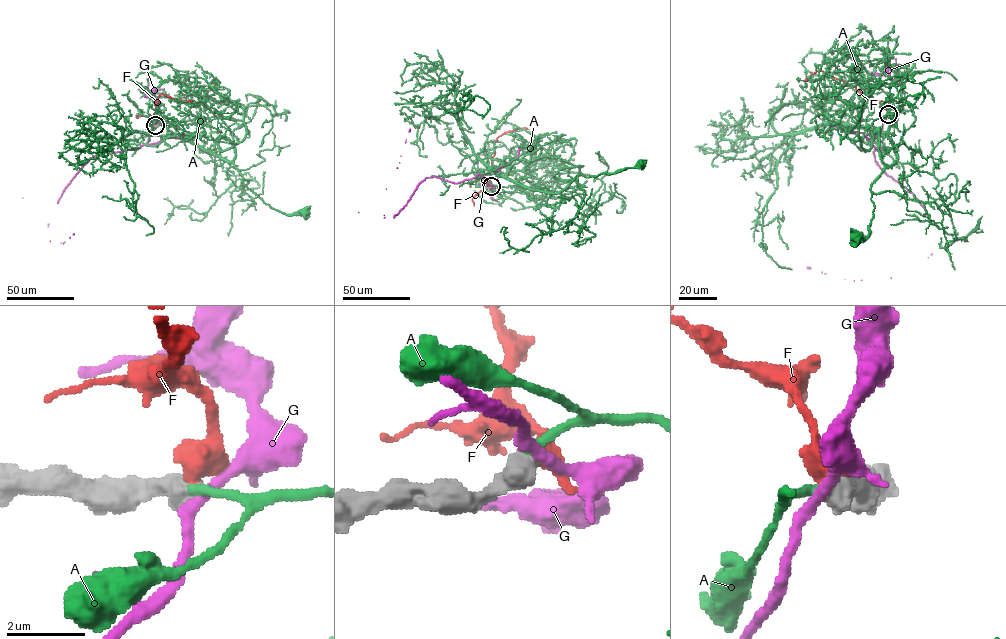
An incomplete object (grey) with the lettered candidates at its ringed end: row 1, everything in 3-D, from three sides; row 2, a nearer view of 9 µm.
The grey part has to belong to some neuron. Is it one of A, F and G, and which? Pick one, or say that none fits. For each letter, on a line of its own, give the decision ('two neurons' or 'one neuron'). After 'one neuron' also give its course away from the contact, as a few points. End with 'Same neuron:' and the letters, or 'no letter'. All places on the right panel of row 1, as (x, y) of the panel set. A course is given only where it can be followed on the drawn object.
A: one neuron; course (887, 114), (904, 102), (861, 141), (868, 150), (878, 132), (886, 167), (872, 184), (868, 234), (857, 236)
F: two neurons
G: two neurons
Same neuron: A

